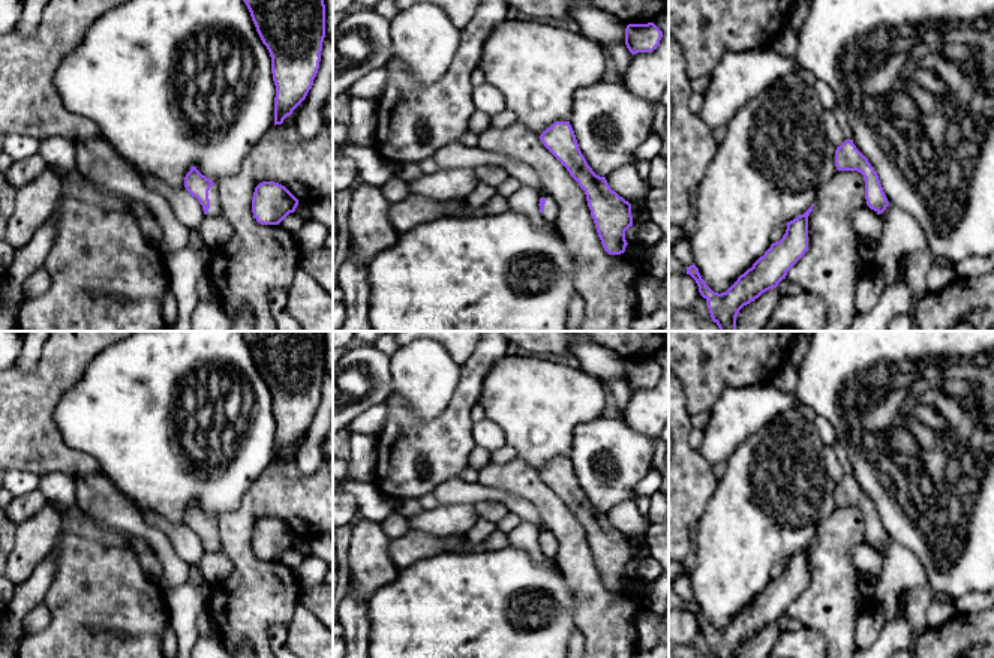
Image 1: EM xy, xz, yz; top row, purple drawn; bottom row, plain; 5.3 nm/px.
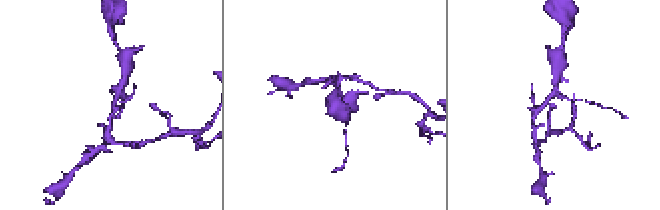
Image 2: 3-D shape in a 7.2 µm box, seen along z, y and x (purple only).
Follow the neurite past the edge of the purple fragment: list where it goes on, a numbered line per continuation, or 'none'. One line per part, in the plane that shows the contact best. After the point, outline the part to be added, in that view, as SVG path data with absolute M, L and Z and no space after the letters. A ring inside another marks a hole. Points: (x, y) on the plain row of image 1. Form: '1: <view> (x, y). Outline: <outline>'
1: xy (212, 529). Outline: M211 522L208 526L208 535L210 535L210 544L207 547L207 552L214 552L217 550L217 529L216 529L216 522Z

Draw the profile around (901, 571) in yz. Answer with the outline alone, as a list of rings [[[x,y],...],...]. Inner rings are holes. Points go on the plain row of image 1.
[[[889,540],[879,552],[883,571],[876,585],[874,610],[885,621],[892,621],[901,595],[910,589],[925,588],[928,577],[921,561],[907,547]]]

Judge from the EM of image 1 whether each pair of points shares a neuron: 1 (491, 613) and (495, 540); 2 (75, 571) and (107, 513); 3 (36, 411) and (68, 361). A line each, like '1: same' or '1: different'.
1: different
2: different
3: same

